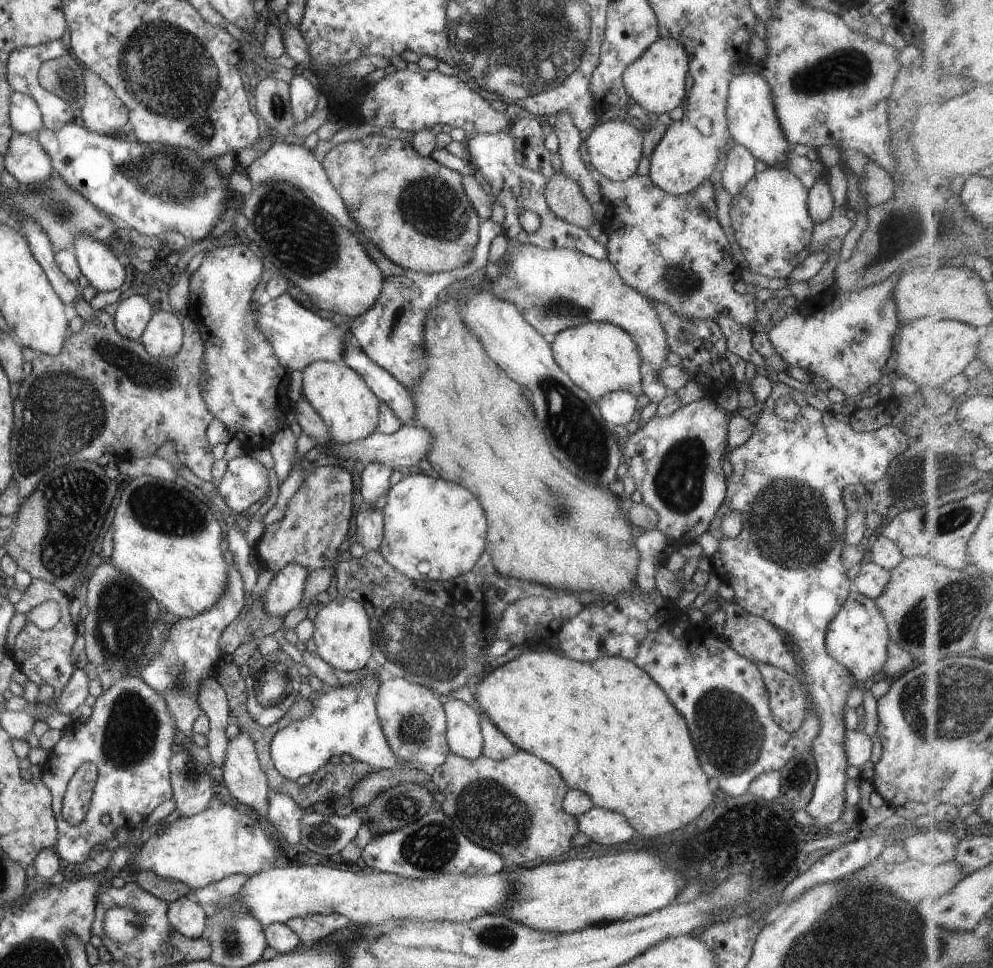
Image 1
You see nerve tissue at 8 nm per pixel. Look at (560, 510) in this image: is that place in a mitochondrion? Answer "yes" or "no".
yes

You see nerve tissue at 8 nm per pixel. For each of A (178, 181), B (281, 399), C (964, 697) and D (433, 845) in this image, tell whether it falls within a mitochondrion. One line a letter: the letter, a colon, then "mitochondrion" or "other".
A: mitochondrion
B: other
C: mitochondrion
D: mitochondrion

